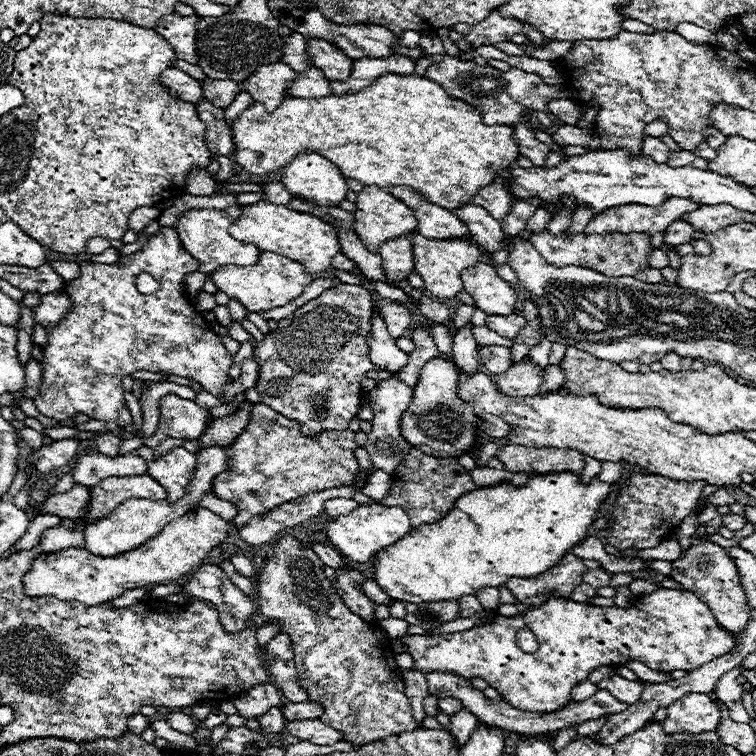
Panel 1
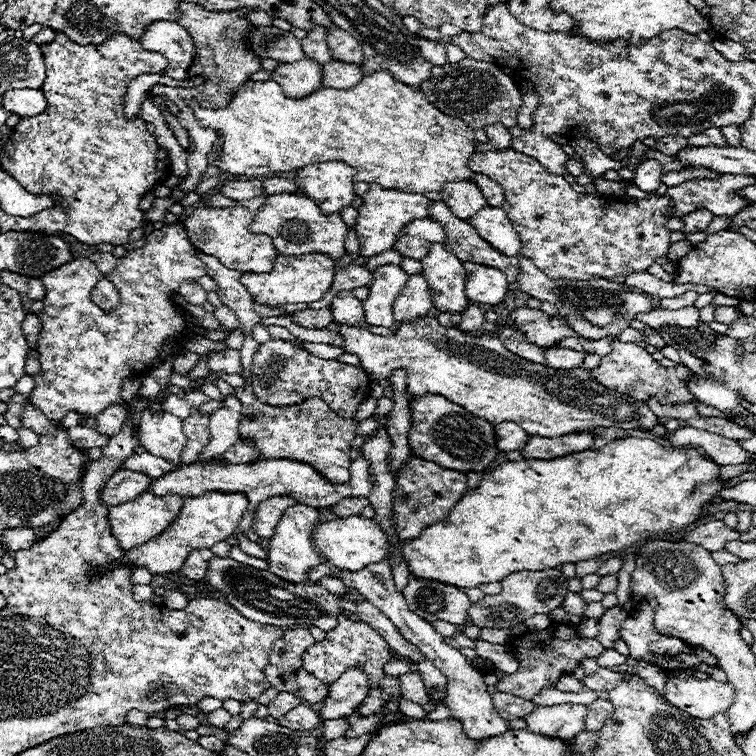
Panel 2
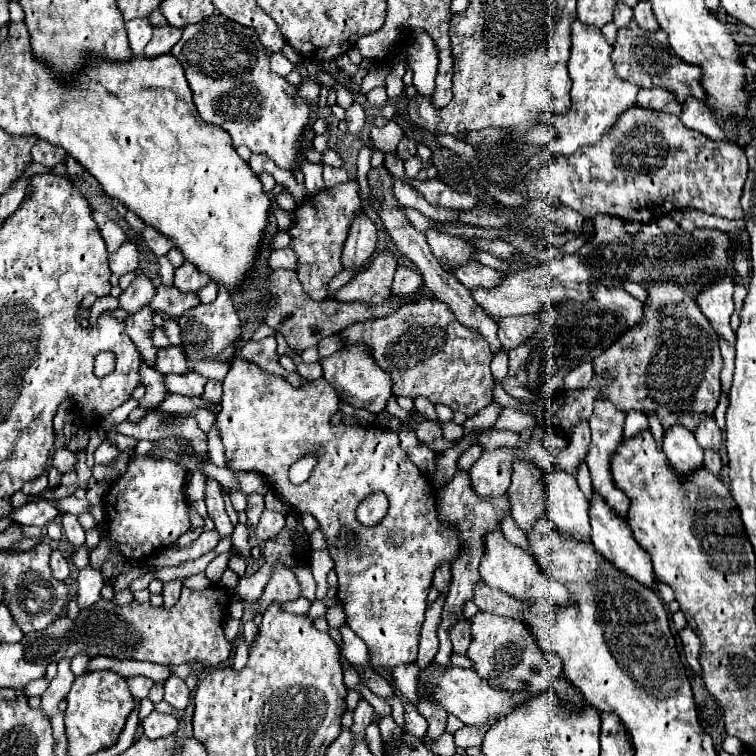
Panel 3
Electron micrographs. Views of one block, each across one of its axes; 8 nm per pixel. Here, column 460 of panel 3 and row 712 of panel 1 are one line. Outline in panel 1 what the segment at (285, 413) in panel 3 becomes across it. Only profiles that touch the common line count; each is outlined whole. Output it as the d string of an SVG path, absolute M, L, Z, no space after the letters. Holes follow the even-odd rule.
M658 588L652 594L638 596L630 608L598 608L590 604L578 604L572 600L550 598L540 608L530 608L524 616L506 618L498 616L492 624L470 628L464 632L454 632L446 636L404 636L406 652L414 658L414 670L420 672L454 672L464 678L484 678L490 688L498 690L502 698L520 710L542 712L548 714L552 710L560 710L570 702L570 692L576 684L584 682L588 674L598 666L624 666L628 658L646 664L656 672L672 672L672 670L696 670L704 662L718 658L720 654L728 654L728 650L736 648L734 636L722 630L710 608L698 600L696 594L686 590ZM520 628L530 628L538 638L538 650L532 654L522 652L516 646L516 632Z

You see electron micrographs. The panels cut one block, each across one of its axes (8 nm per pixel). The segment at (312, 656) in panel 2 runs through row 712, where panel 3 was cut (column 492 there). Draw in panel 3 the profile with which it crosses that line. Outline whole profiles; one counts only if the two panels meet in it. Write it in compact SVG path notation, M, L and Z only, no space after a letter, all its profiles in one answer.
M418 298L406 302L398 312L384 318L352 324L340 334L344 346L364 344L376 364L390 372L394 380L394 396L418 398L424 396L432 404L444 404L454 412L474 416L492 404L494 378L490 362L494 352L478 332L458 324L450 308L436 298Z

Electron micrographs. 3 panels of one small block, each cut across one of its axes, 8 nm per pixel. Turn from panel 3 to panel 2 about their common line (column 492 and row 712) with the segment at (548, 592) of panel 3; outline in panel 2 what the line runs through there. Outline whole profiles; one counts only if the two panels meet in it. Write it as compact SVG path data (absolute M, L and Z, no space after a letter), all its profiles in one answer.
M558 704L550 708L536 708L534 712L526 716L526 722L528 722L530 732L538 732L542 736L552 736L552 738L562 738L562 740L572 740L576 734L586 730L586 724L584 724L586 712L588 712L588 706L584 704Z

